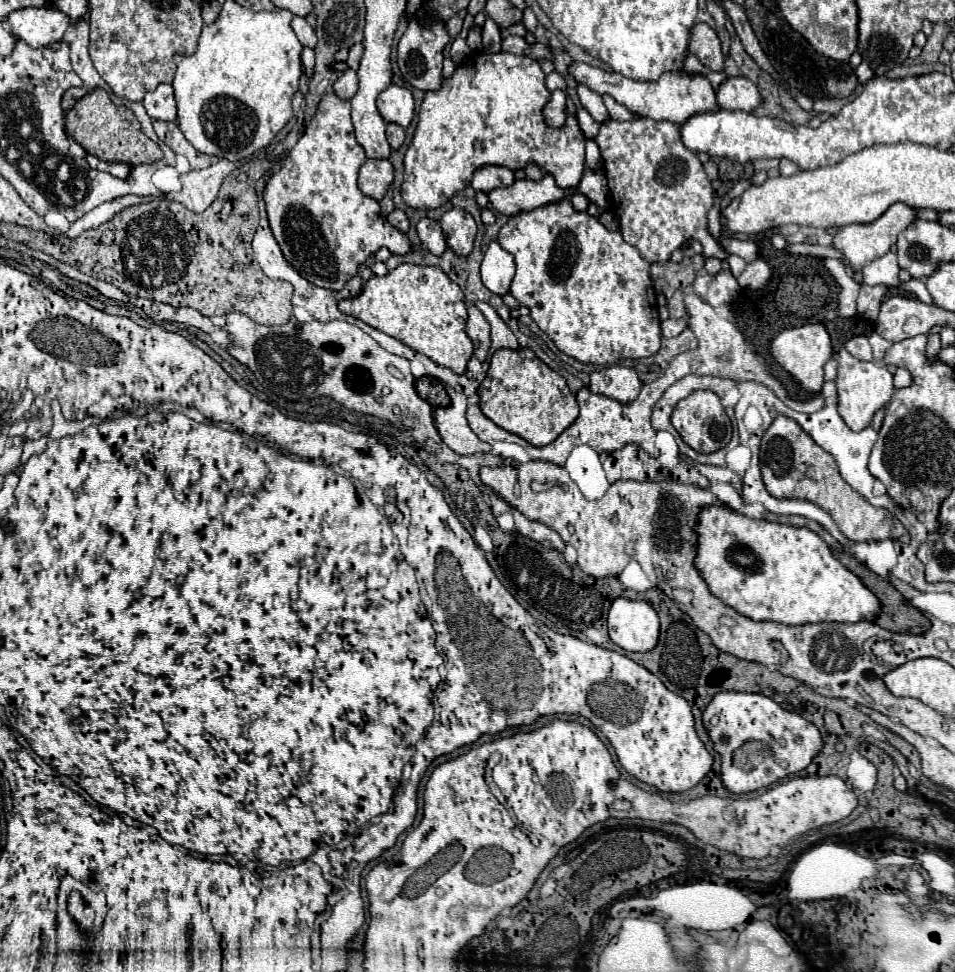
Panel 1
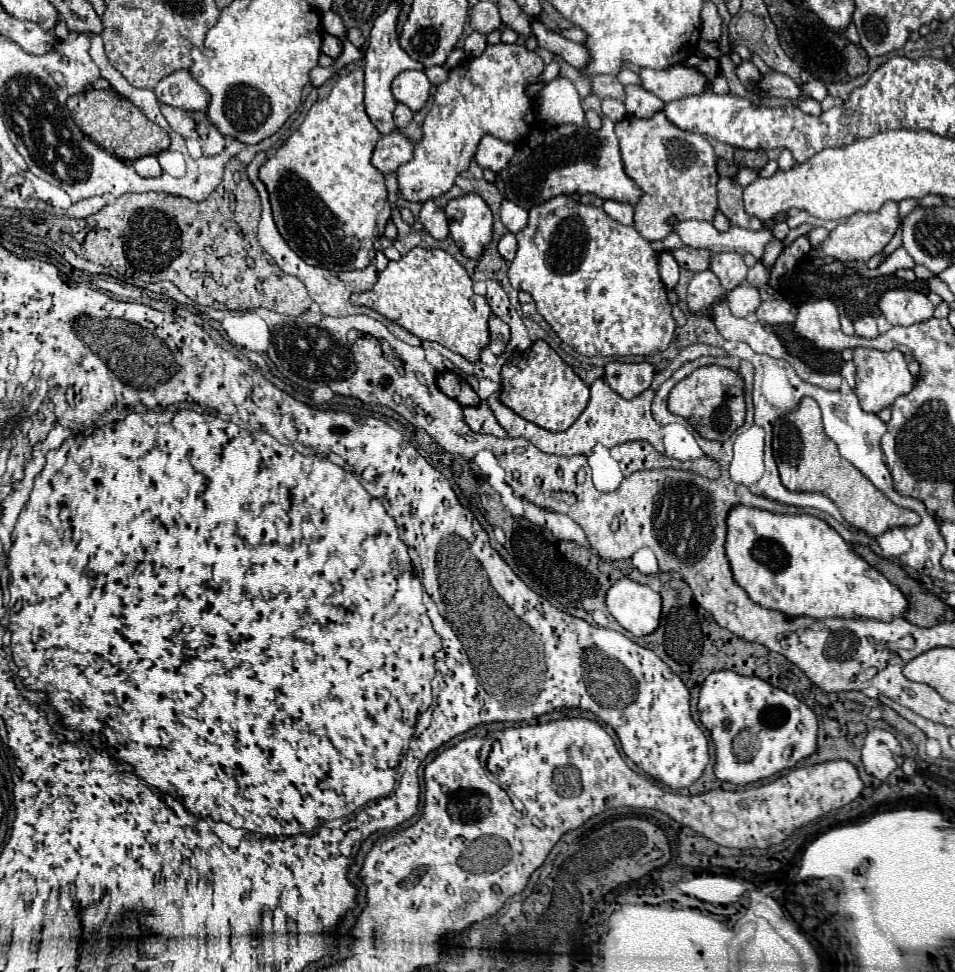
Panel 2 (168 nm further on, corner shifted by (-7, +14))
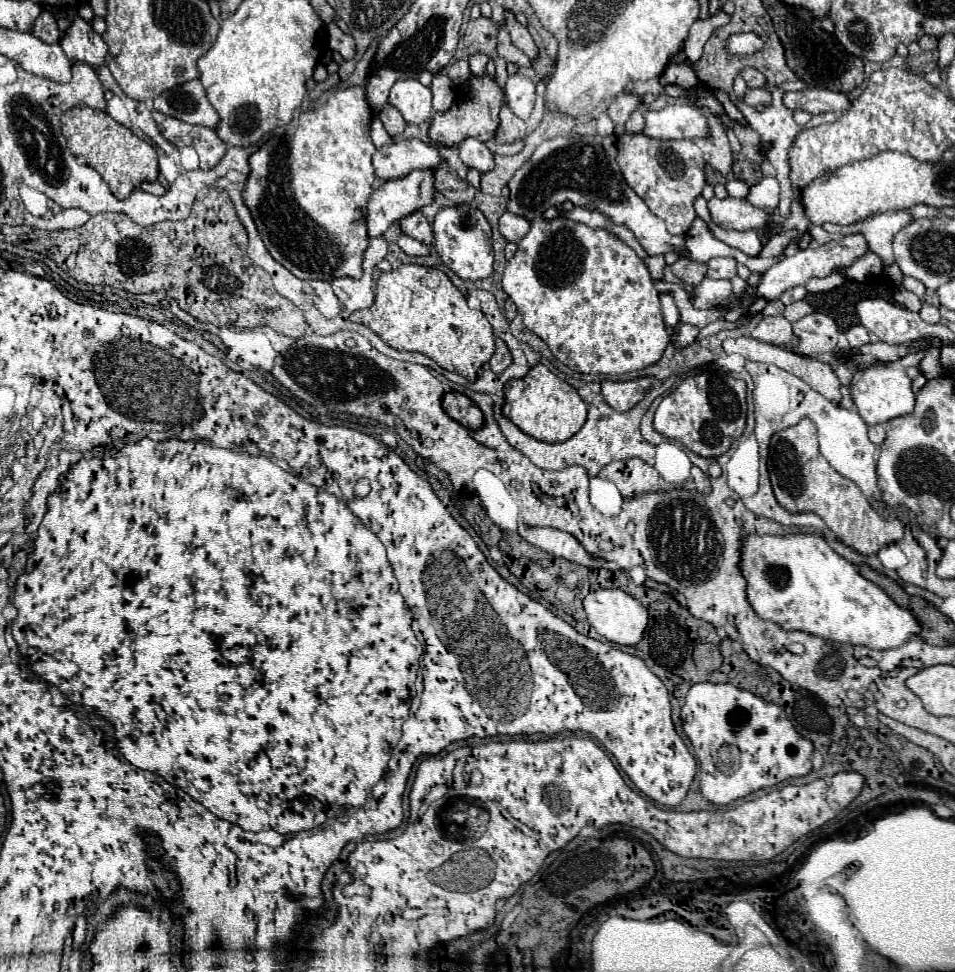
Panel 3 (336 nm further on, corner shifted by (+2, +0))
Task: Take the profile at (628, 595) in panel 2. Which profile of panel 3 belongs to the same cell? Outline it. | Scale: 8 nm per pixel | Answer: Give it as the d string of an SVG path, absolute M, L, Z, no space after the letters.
M596 590L590 592L584 598L584 612L588 616L588 622L596 628L598 634L602 634L606 640L622 644L622 646L636 646L642 640L642 634L648 626L648 610L630 594L624 590Z

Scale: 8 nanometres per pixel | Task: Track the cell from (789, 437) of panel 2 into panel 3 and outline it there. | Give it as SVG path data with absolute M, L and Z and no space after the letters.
M802 418L796 426L780 430L770 442L770 482L774 496L788 512L814 512L846 546L860 554L876 554L882 546L894 544L904 536L900 520L882 518L860 492L860 488L838 474L818 450L816 426L810 418Z

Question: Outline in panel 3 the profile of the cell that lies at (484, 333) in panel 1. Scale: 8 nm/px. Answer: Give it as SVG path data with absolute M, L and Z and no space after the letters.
M496 338L496 352L494 352L494 356L490 358L490 368L492 368L496 374L500 374L500 372L504 372L504 370L510 366L510 362L512 362L512 356L510 356L510 352L508 352L508 346L506 346L500 338Z

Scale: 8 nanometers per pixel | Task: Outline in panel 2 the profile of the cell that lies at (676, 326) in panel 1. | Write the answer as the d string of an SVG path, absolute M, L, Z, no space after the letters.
M703 270L701 274L705 274L705 276L691 278L689 290L687 290L687 304L693 314L707 310L719 296L725 294L719 278L711 270Z

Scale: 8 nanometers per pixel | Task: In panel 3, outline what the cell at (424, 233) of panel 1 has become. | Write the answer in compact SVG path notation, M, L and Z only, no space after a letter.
M412 212L410 216L402 218L400 220L400 226L402 226L402 232L420 240L422 244L430 246L434 244L434 234L432 234L432 226L428 224L428 220L422 216L422 212Z

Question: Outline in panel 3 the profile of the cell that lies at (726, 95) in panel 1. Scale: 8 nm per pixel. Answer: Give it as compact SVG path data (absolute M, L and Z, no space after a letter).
M804 88L800 92L786 92L784 106L796 110L806 110L810 114L822 112L846 112L850 108L850 100L842 92L832 92L826 88Z

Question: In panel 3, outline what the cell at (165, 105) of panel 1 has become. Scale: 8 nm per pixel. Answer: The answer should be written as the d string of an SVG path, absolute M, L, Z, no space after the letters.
M190 80L168 92L162 92L152 100L152 108L166 116L184 120L186 124L200 124L214 128L218 124L218 112L206 98L200 80Z

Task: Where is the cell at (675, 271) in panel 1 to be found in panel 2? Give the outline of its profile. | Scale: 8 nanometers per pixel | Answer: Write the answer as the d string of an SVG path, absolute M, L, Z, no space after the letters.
M683 246L679 250L673 250L675 260L679 262L681 268L693 270L693 272L701 272L709 268L709 260L711 260L711 252L709 250L695 250L689 246Z

